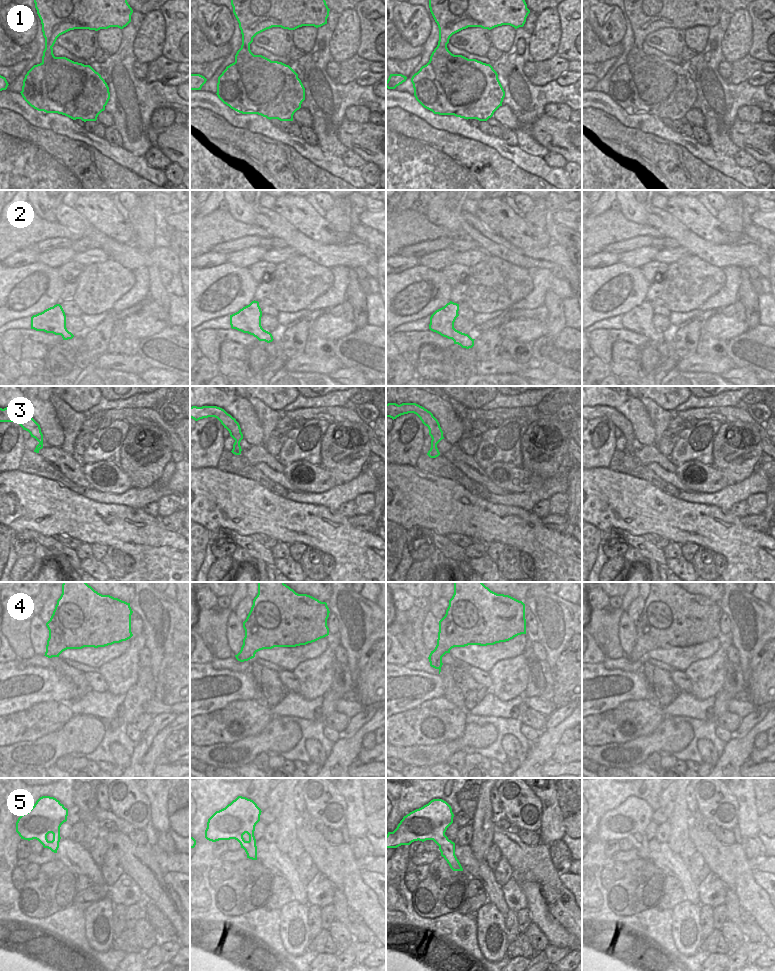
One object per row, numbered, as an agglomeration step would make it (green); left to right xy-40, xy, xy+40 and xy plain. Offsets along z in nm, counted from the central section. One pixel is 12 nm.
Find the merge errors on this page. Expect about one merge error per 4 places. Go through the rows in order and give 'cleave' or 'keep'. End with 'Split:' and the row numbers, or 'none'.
1: cleave
2: keep
3: keep
4: keep
5: keep
Split: 1

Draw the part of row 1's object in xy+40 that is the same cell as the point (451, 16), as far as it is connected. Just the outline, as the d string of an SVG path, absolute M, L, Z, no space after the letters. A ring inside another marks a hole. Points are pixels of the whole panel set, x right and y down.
M429 0L430 12L439 28L437 46L445 47L450 37L468 27L491 30L502 25L523 27L530 10L525 0Z

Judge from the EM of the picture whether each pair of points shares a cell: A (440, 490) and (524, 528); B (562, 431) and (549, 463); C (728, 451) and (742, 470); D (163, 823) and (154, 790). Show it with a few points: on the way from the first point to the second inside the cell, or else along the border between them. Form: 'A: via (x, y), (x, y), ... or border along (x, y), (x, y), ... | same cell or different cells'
A: via (461, 511), (485, 522), (503, 524) | same cell
B: via (564, 439), (554, 452), (554, 455) | same cell
C: via (733, 456), (737, 460), (737, 465) | same cell
D: via (159, 815), (158, 798) | same cell

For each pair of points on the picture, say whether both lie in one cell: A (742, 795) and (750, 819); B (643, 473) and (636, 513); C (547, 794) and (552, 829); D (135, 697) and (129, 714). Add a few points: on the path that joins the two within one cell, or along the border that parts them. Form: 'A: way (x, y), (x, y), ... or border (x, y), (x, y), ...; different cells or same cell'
A: way (746, 801), (747, 813); same cell
B: border (619, 472), (647, 480), (662, 491); different cells
C: way (553, 803), (552, 820); same cell
D: way (133, 701), (132, 710); same cell

